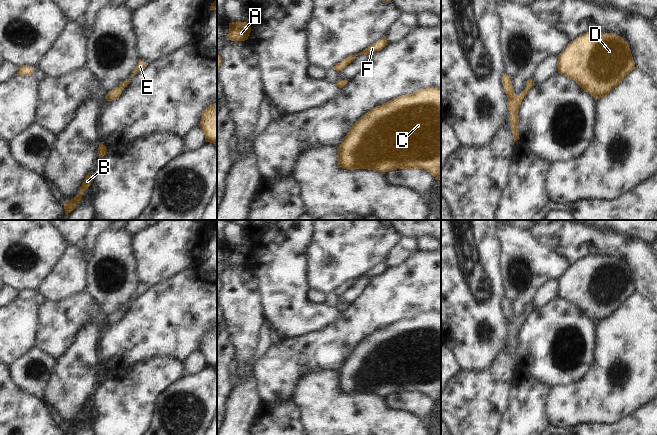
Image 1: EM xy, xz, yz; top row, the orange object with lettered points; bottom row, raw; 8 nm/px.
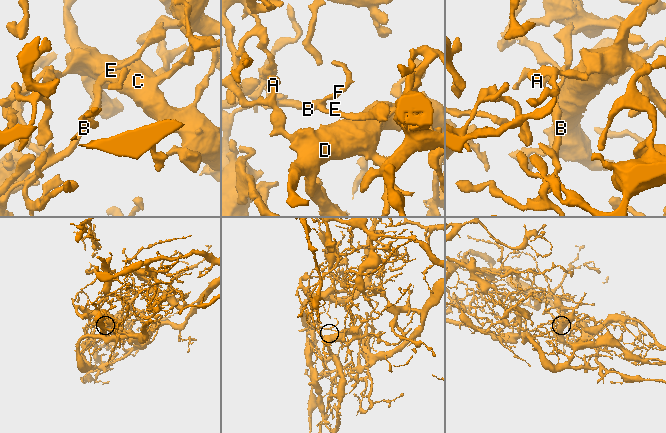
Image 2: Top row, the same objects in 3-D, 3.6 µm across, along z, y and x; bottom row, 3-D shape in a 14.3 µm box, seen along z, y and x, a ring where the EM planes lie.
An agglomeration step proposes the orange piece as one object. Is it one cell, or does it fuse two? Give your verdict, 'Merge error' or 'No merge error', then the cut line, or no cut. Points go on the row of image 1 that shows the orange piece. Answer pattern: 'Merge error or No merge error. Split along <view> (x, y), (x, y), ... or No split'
No merge error. No split.

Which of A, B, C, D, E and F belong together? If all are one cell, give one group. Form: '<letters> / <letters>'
A B C D E F

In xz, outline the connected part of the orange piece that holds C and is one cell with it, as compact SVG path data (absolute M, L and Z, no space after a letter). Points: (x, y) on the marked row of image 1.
M420 89L376 106L352 125L337 150L338 165L347 170L368 169L385 174L394 169L424 169L441 181L441 89Z

